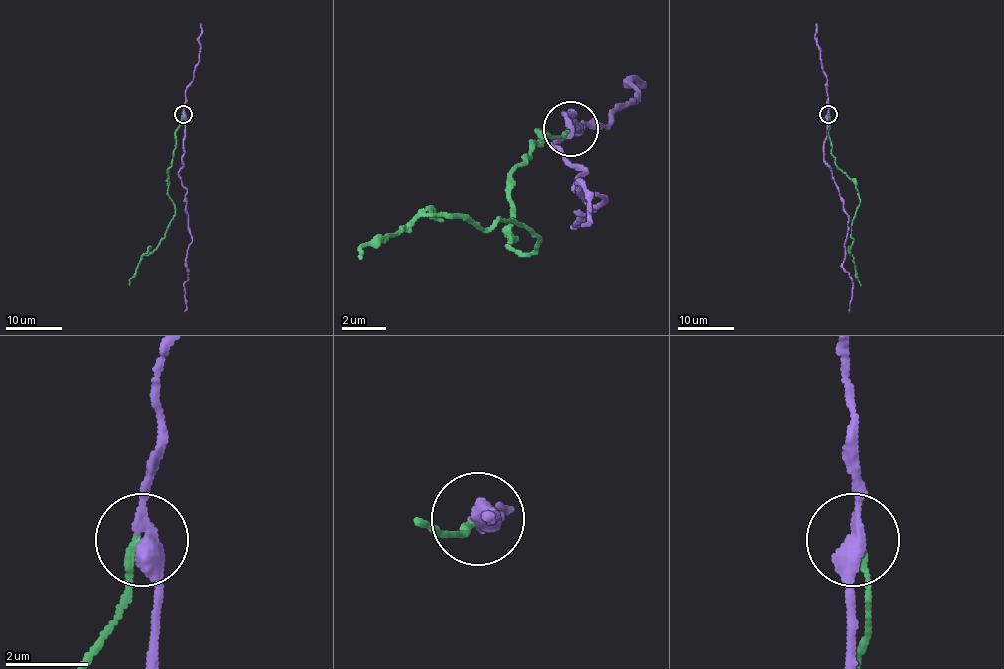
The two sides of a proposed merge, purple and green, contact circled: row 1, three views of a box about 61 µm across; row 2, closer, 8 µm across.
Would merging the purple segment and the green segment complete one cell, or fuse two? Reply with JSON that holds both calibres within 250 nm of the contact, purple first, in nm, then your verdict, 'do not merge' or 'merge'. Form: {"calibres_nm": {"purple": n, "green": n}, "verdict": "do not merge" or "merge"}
{"calibres_nm": {"purple": 400, "green": 180}, "verdict": "do not merge"}

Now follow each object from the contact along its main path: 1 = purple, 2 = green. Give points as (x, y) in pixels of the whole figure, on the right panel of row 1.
1: (827, 115), (824, 163), (831, 173), (848, 218), (843, 268), (853, 285), (848, 312)
2: (827, 113), (834, 164), (858, 191), (860, 201), (851, 224), (850, 254), (861, 285)

